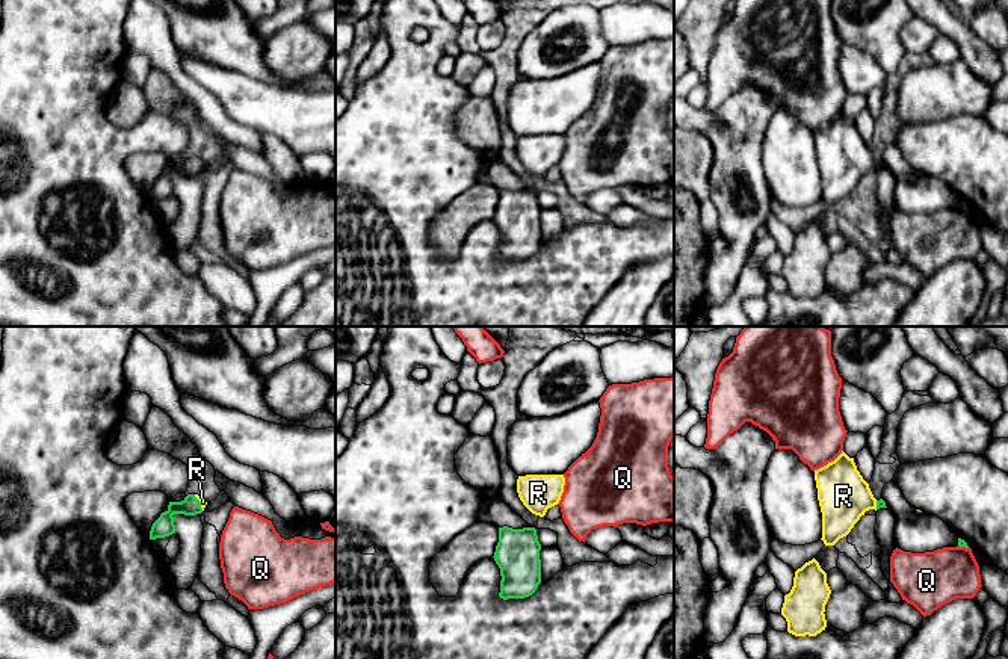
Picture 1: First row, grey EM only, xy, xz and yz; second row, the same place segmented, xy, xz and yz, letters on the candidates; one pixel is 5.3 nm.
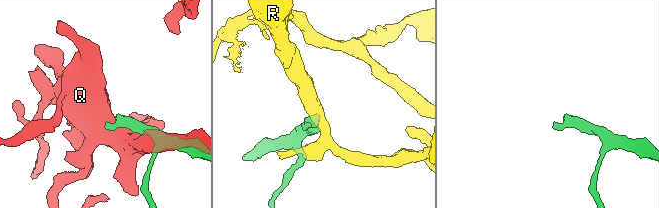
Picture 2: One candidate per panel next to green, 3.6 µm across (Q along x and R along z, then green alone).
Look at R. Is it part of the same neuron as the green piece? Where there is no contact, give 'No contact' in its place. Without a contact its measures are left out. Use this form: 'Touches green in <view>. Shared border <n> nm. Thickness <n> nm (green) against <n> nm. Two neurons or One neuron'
Touches green in xy. Shared border 100 nm. Thickness 110 nm (green) against 30 nm. One neuron

